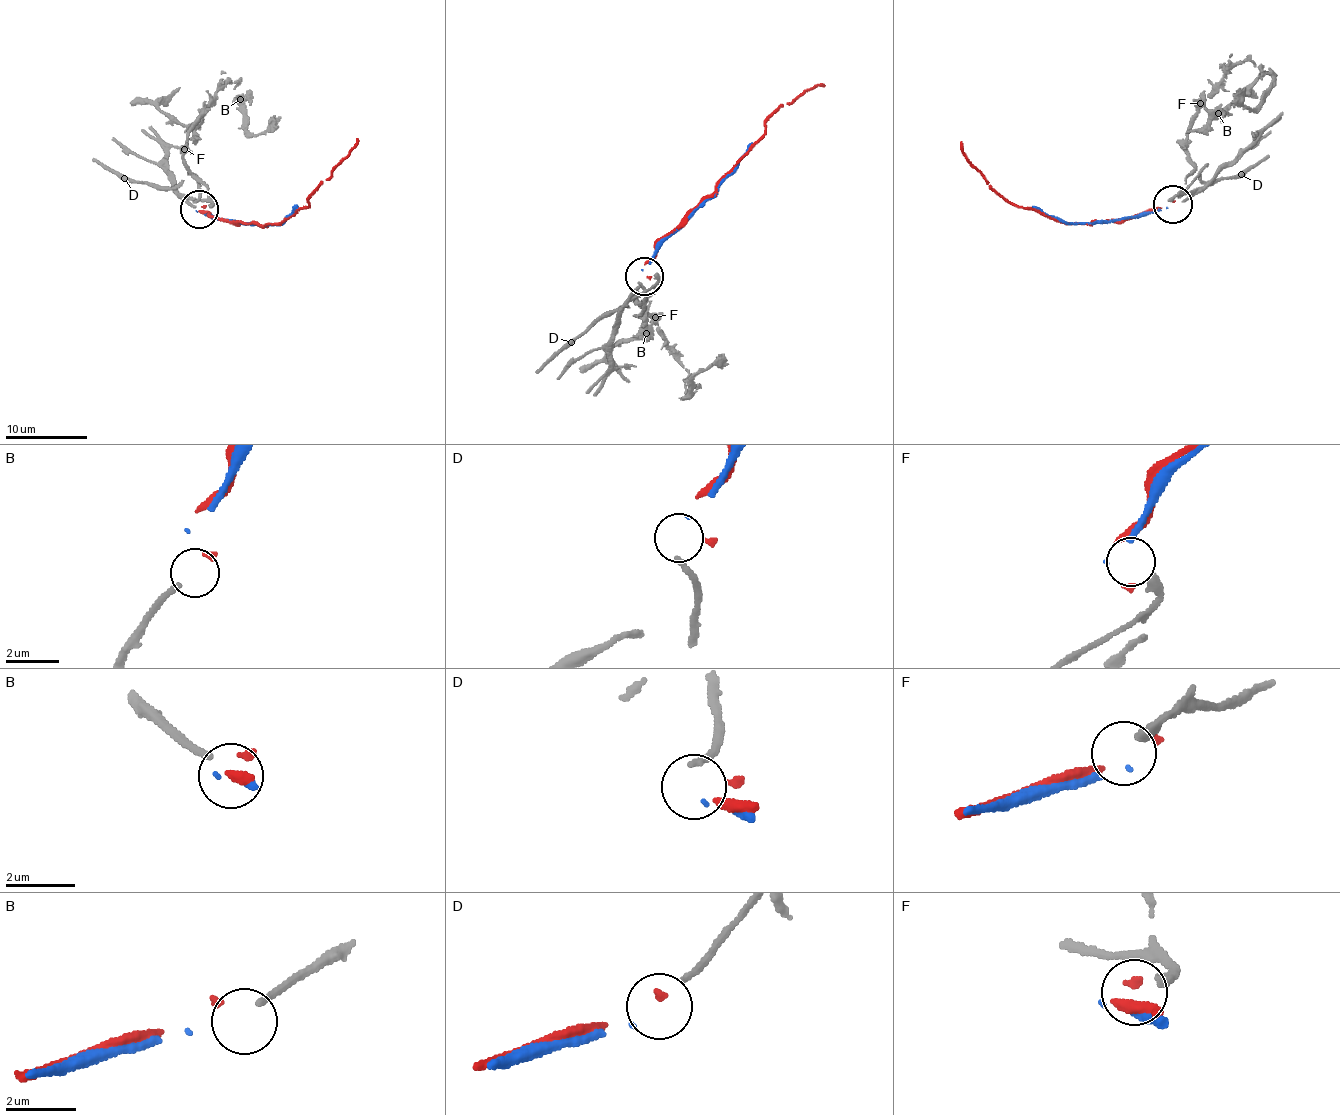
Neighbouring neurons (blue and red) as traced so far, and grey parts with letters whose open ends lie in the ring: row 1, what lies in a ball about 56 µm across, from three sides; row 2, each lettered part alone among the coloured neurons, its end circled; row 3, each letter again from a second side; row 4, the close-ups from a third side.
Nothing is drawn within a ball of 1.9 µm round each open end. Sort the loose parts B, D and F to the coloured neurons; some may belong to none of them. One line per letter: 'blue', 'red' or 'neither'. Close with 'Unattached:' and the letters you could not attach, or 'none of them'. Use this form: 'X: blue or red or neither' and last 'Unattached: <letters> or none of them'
B: neither
D: red
F: neither
Unattached: B, F

